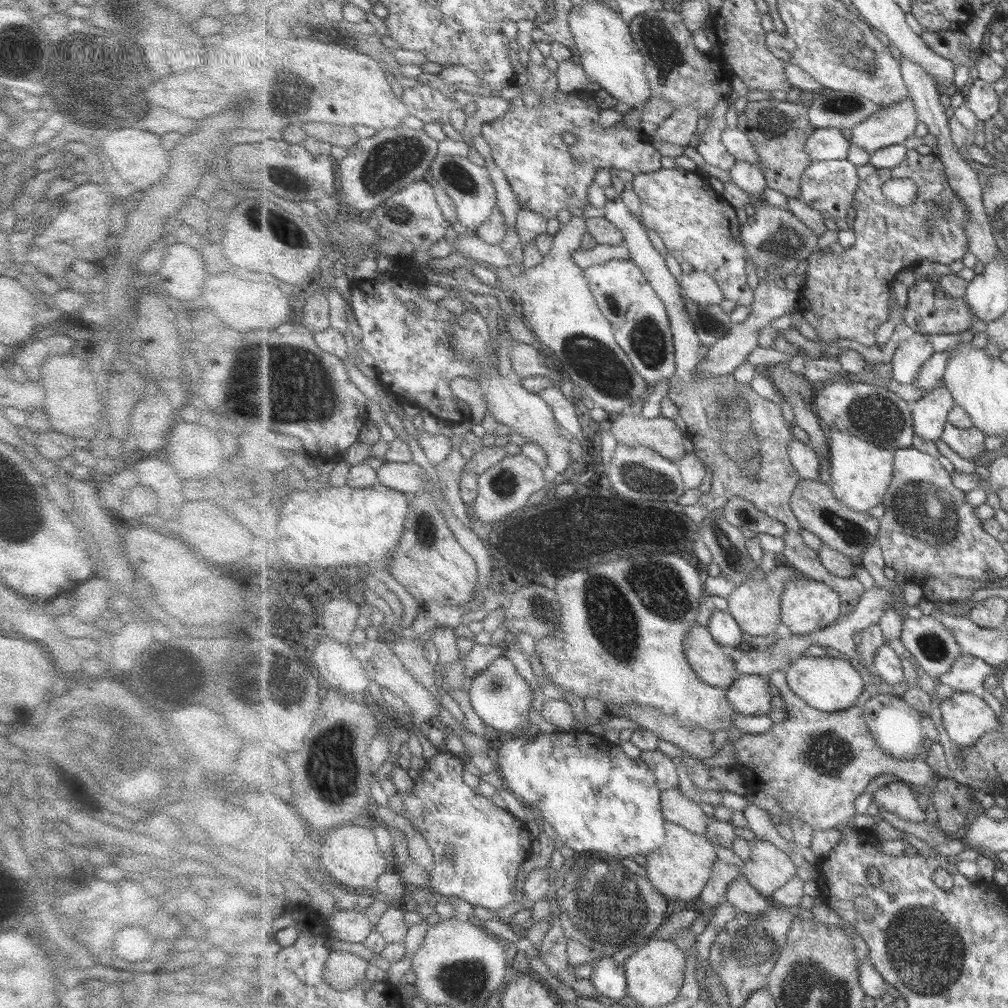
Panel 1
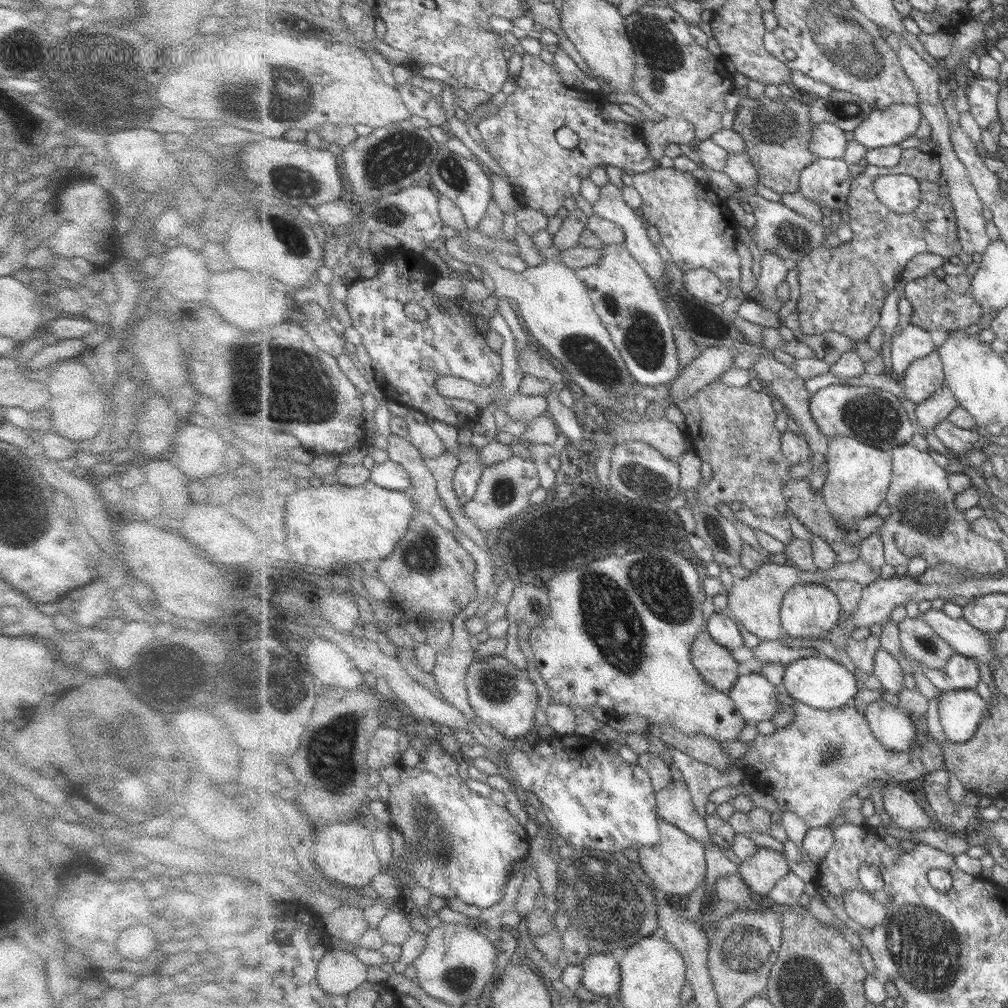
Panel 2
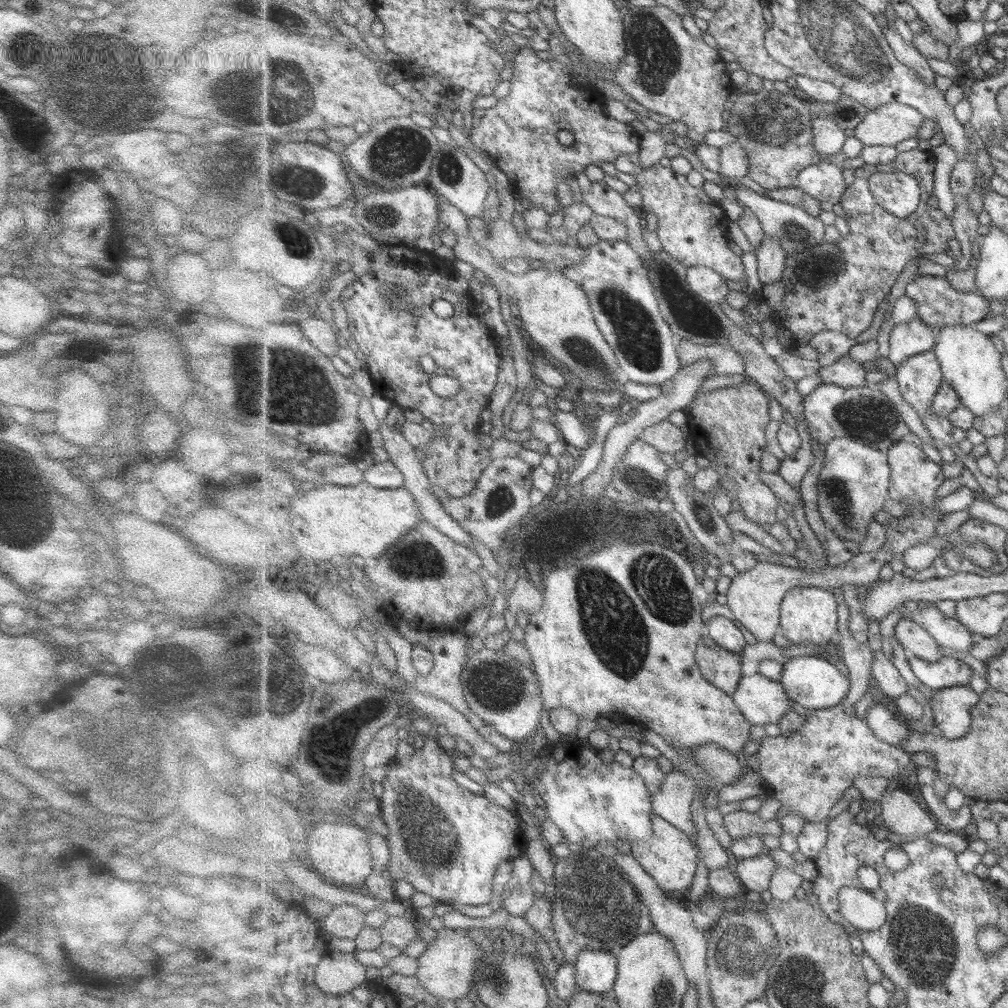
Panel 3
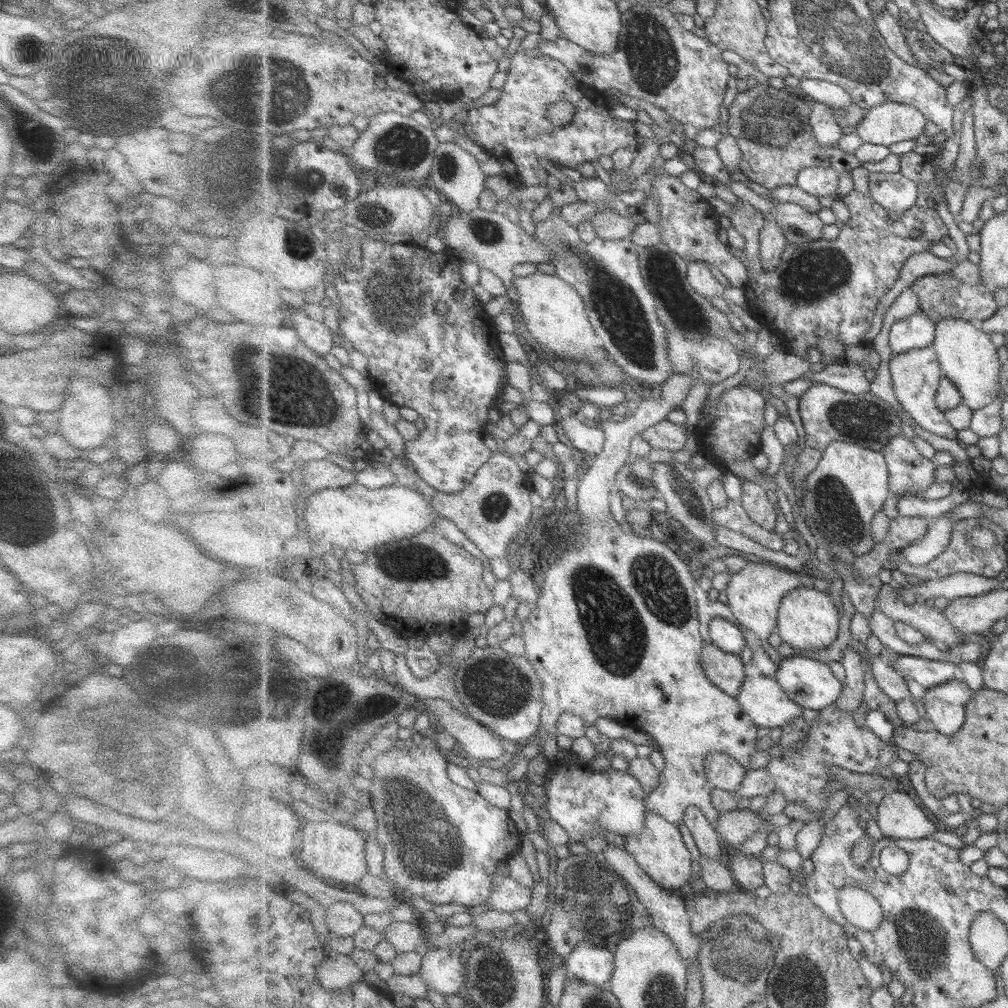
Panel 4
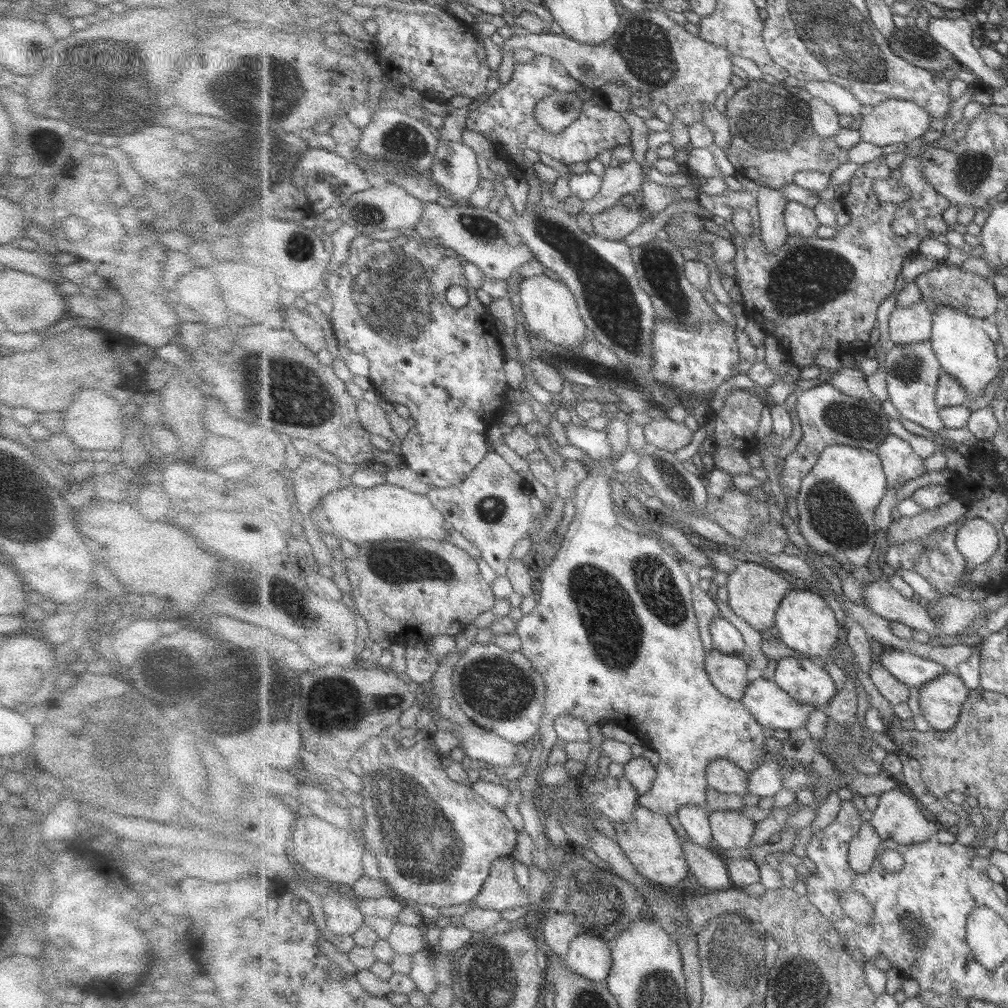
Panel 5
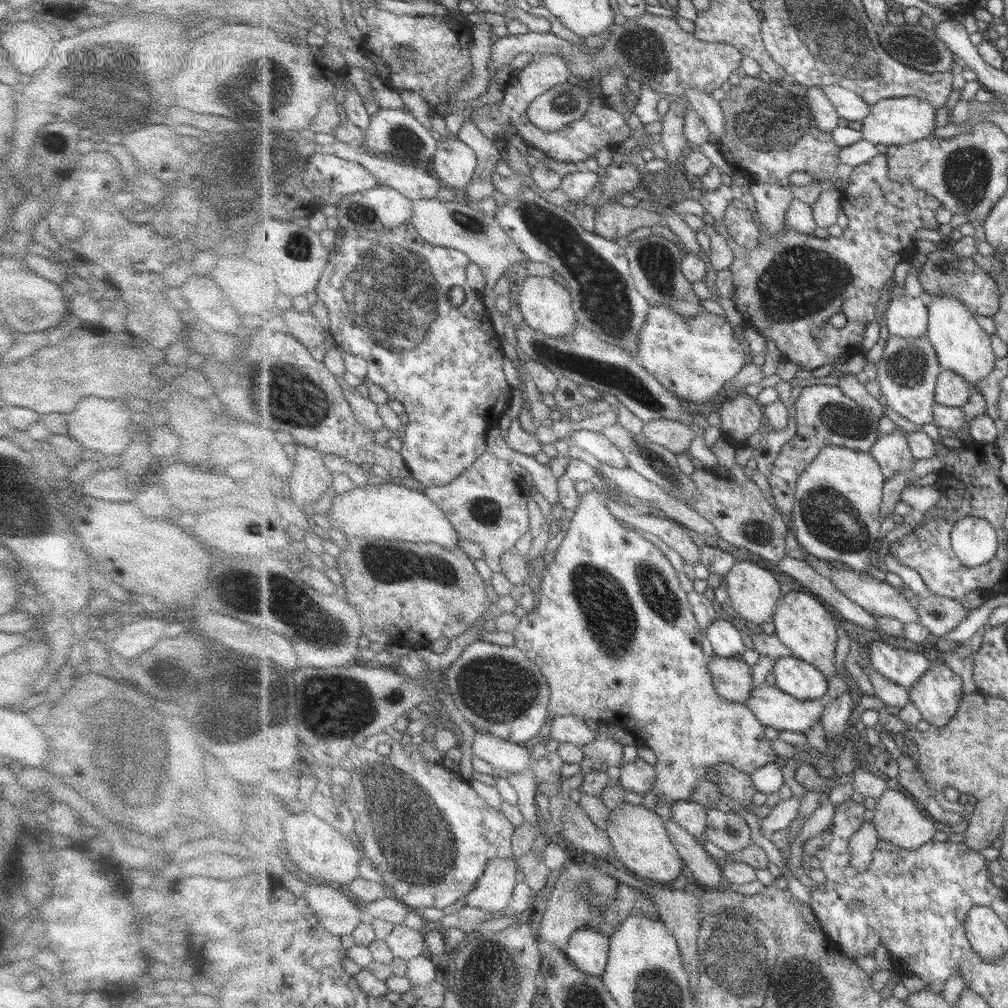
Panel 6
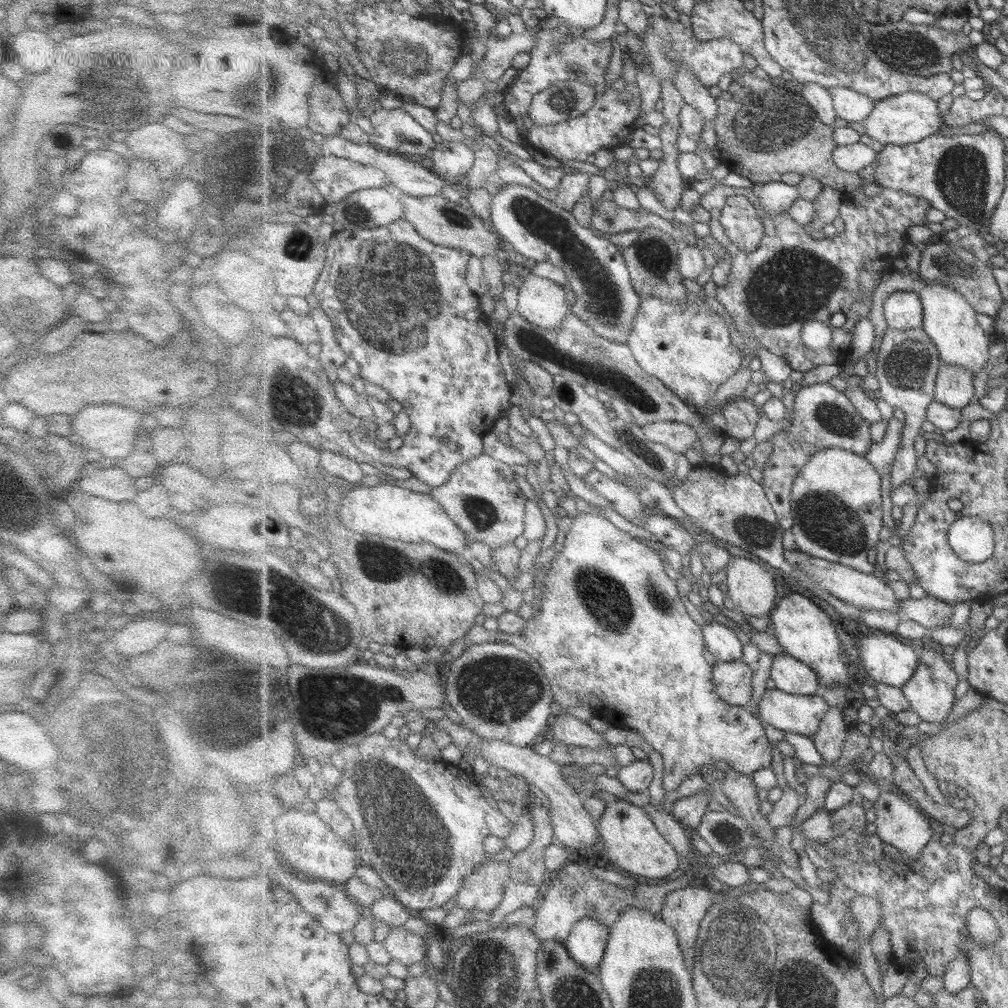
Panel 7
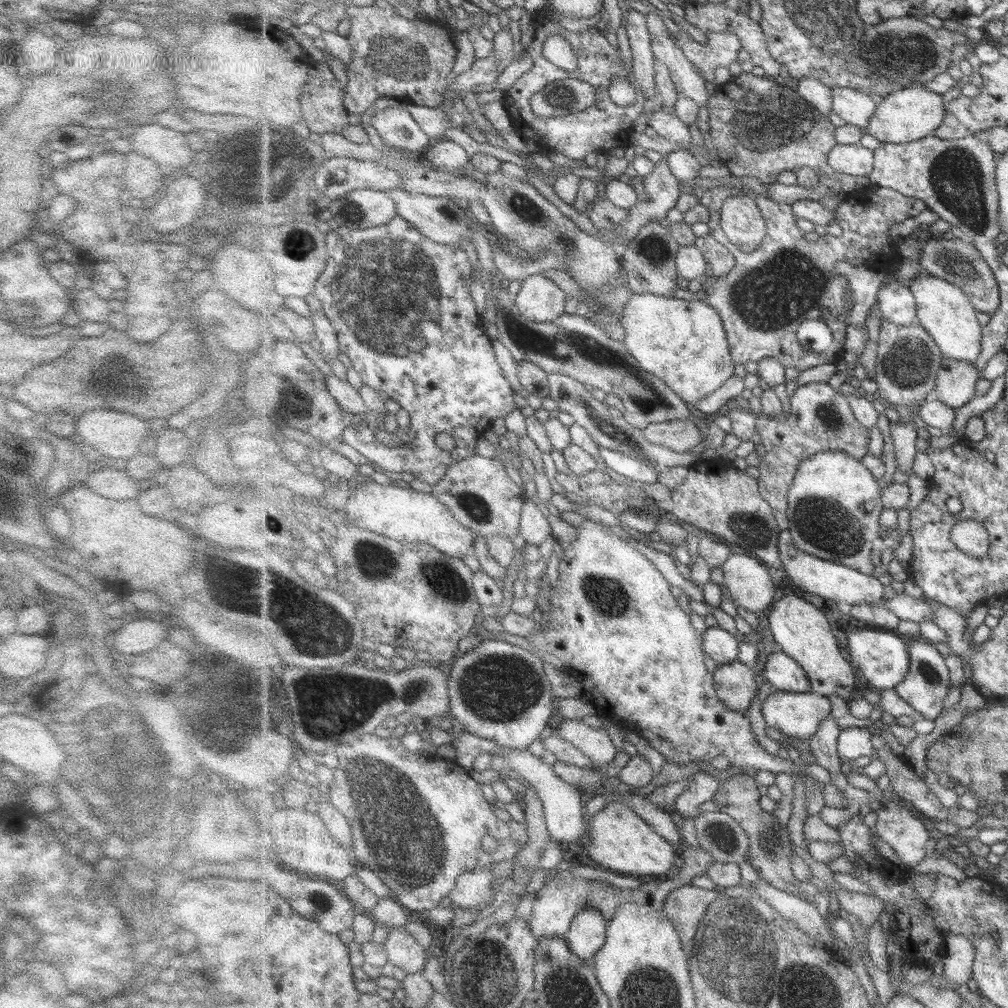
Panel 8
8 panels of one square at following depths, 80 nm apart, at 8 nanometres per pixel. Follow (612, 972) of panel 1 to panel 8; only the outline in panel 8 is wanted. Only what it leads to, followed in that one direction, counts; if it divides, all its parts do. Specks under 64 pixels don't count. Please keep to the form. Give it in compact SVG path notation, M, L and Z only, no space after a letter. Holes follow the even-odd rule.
M586 908L584 912L580 912L565 936L571 950L579 958L592 962L595 955L605 946L608 921L593 908Z

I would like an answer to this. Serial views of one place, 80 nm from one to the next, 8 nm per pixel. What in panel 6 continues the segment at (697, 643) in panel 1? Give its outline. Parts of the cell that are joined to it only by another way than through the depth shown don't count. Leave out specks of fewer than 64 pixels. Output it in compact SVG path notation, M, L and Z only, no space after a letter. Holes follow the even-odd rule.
M715 655L708 663L716 691L731 702L745 703L752 696L752 667L743 658L723 658Z

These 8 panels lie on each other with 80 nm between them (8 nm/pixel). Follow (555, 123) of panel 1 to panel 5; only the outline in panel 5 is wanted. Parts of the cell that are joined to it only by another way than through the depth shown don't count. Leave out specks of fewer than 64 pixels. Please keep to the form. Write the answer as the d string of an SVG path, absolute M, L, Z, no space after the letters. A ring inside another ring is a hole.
M535 56L528 64L516 64L510 80L499 86L486 103L470 111L465 128L482 134L495 144L500 156L505 161L510 159L508 161L510 169L519 174L521 172L513 159L522 158L523 150L547 154L567 165L595 160L604 150L613 150L617 146L631 146L631 128L623 115L605 108L603 104L593 104L584 83L573 78L561 62L548 56ZM557 90L576 92L584 100L584 109L579 119L560 133L553 134L541 126L534 110L542 98L547 98L551 91Z

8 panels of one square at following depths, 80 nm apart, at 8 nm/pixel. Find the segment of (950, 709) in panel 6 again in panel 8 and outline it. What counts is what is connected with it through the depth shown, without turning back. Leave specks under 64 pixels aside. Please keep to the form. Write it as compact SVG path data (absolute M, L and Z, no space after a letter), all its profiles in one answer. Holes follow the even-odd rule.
M920 637L905 638L910 655L912 656L912 666L905 680L901 682L895 690L904 698L909 704L927 720L934 721L935 718L941 716L944 710L944 702L948 698L951 691L951 672L945 664L945 658L941 656L944 648L940 646L931 646L925 643Z

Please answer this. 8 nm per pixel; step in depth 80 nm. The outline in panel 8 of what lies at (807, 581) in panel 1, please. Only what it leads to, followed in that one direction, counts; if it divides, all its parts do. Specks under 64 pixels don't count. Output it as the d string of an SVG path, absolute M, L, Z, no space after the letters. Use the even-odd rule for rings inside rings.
M800 592L799 596L787 596L774 604L772 611L768 613L768 624L777 649L783 650L804 666L812 682L813 693L825 696L836 694L847 701L857 682L856 669L851 666L851 660L847 662L847 658L843 656L825 610L819 610L819 606L825 608L826 605L817 602L813 606L808 598L800 597Z

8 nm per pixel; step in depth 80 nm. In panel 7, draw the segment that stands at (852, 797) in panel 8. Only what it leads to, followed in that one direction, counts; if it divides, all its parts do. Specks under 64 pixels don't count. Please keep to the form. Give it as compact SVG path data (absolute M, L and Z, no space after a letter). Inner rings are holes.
M847 705L844 709L835 706L830 707L827 714L822 718L818 732L812 736L812 741L815 742L823 760L829 766L836 768L838 768L837 762L843 753L847 730L850 728L848 717L845 716L847 712Z

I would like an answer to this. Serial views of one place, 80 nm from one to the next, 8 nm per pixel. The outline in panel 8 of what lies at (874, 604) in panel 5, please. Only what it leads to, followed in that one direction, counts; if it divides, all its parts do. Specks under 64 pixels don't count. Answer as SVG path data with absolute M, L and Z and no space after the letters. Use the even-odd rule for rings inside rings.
M789 529L782 530L779 535L779 550L782 558L783 570L801 592L817 595L817 600L826 605L838 602L857 604L883 605L888 592L888 587L883 586L875 576L855 570L853 567L842 565L838 562L829 562L816 555L807 554L797 548Z

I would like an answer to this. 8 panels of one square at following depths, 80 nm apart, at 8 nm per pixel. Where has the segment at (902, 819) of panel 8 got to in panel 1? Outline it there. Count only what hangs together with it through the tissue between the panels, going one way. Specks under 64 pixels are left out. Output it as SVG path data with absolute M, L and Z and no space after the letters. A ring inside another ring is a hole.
M901 781L887 783L873 794L876 805L909 822L925 820L924 803L917 801L913 790Z

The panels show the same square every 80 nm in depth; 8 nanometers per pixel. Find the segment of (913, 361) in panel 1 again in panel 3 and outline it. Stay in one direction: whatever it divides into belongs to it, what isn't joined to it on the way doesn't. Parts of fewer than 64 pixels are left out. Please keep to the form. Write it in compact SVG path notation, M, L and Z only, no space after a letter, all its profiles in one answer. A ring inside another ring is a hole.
M915 316L913 320L907 323L896 324L890 334L890 353L888 358L894 364L895 368L900 364L903 364L906 360L909 360L912 356L917 356L918 354L923 354L934 350L935 335L937 330L929 327L929 324L923 322L919 316Z

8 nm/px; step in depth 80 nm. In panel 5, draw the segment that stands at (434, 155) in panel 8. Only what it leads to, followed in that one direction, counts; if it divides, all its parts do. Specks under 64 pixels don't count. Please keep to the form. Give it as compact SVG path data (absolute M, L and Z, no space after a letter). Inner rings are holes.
M439 139L431 179L448 194L453 203L471 206L473 193L483 181L479 174L476 150L461 142Z

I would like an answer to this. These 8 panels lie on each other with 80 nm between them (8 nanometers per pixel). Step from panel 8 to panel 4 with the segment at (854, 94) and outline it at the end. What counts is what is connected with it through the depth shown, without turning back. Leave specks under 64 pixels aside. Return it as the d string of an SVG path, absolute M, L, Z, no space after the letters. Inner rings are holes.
M804 78L800 80L797 91L811 102L817 101L830 107L847 108L853 104L845 88L826 80Z

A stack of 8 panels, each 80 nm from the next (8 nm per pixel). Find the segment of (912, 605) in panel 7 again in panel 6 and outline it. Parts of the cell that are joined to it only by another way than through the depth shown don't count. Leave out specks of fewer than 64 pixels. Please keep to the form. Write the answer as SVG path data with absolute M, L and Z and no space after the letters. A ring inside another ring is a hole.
M935 593L922 597L917 603L920 624L938 638L951 634L972 611L960 599L947 598Z

